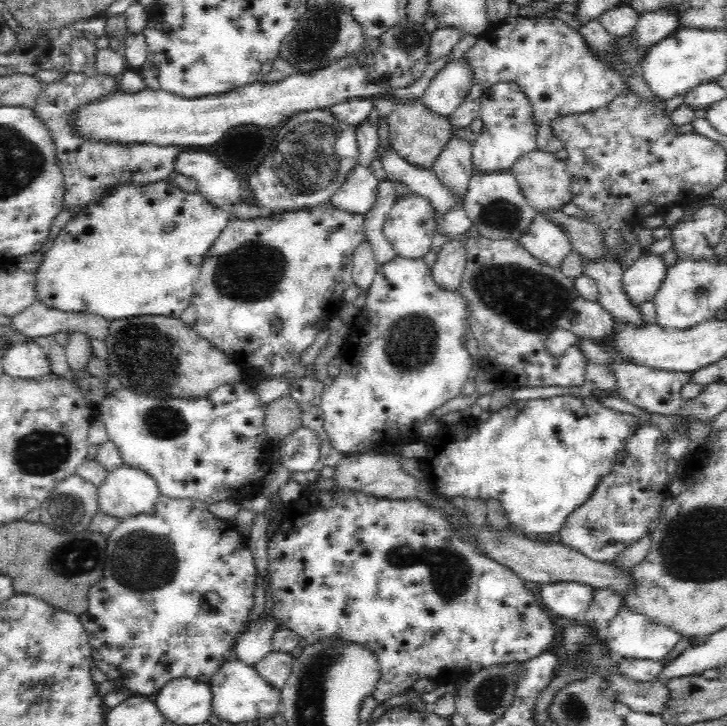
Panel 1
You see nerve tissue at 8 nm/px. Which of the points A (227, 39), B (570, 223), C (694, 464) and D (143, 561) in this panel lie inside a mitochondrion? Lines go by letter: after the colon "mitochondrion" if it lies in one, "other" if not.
A: other
B: other
C: other
D: mitochondrion

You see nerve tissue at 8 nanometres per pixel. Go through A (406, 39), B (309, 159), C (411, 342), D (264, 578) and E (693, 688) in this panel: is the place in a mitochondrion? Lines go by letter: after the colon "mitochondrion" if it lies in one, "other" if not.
A: mitochondrion
B: mitochondrion
C: mitochondrion
D: other
E: other

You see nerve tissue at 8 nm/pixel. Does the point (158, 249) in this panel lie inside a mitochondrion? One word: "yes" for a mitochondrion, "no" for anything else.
no

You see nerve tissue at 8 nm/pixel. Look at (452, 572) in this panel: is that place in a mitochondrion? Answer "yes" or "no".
yes

